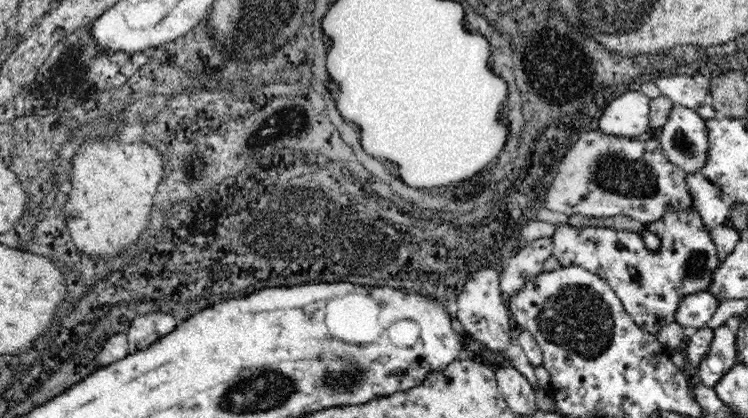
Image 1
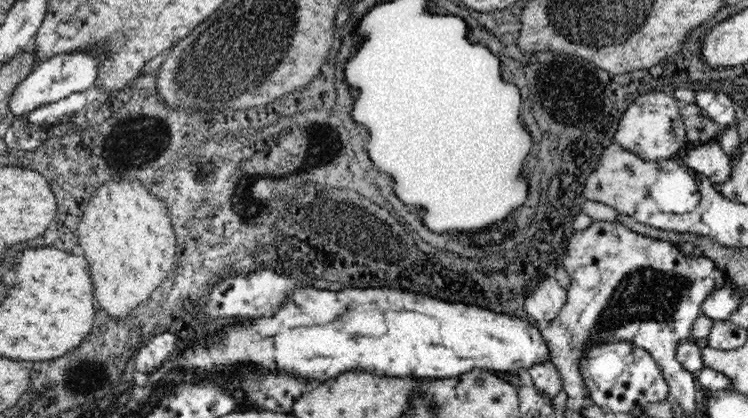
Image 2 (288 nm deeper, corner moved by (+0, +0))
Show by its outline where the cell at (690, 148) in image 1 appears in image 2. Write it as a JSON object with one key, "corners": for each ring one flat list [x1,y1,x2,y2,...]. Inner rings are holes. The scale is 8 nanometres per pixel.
{"corners":[[714,138,704,144,692,144,686,152,686,164,692,166,698,174,708,176,714,184,724,184,728,178,732,178,732,160,722,152,720,140]]}

